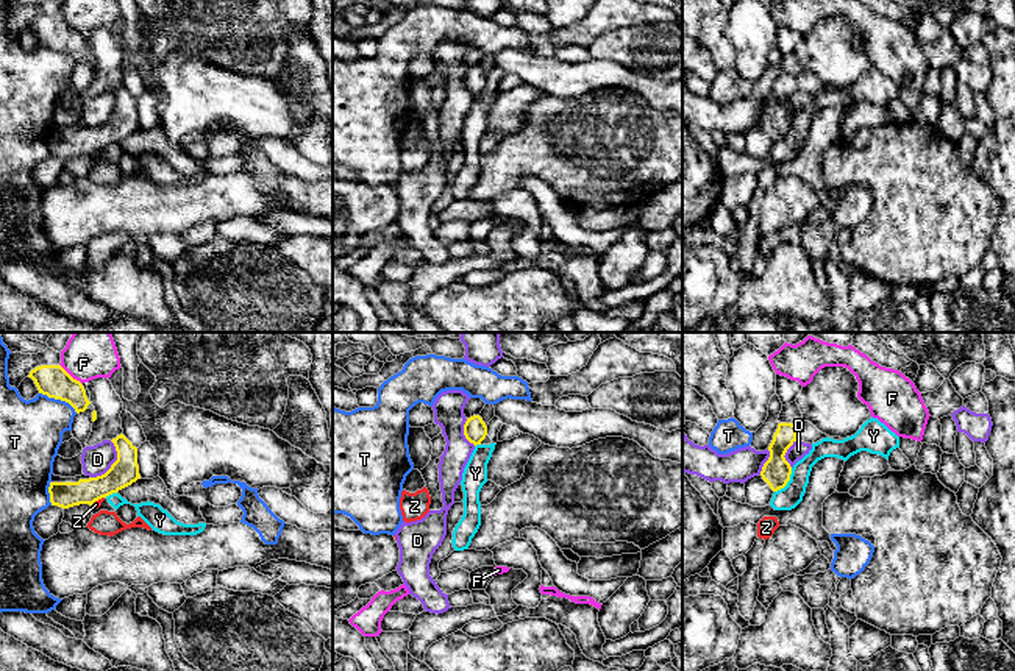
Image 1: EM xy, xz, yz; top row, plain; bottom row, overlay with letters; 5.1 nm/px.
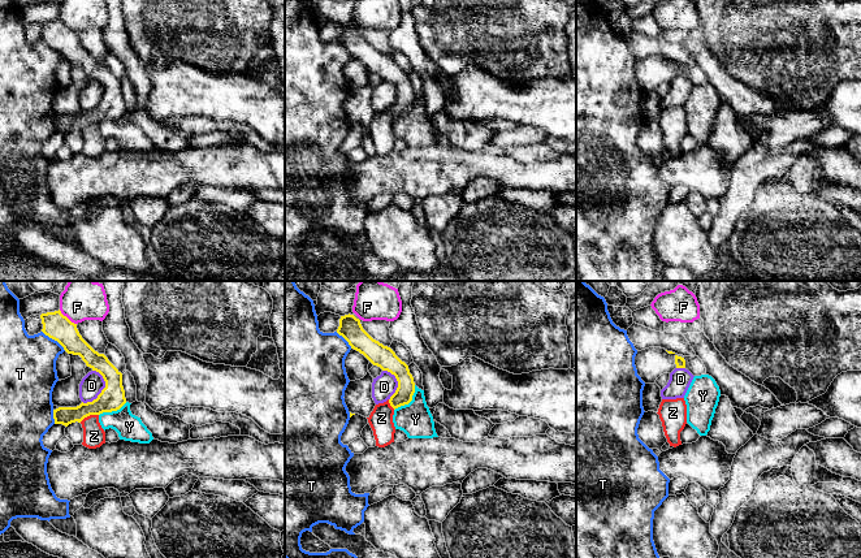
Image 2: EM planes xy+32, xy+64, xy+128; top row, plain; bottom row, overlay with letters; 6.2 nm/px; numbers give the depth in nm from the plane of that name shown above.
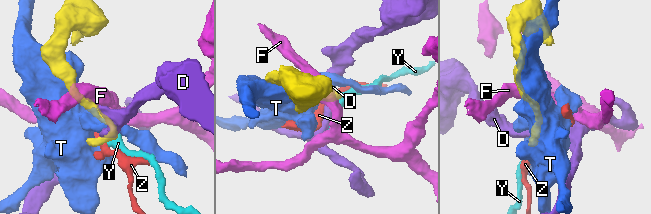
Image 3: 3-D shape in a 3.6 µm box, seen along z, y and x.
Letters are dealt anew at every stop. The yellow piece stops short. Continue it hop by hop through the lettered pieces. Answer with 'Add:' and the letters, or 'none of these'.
Add: none of these

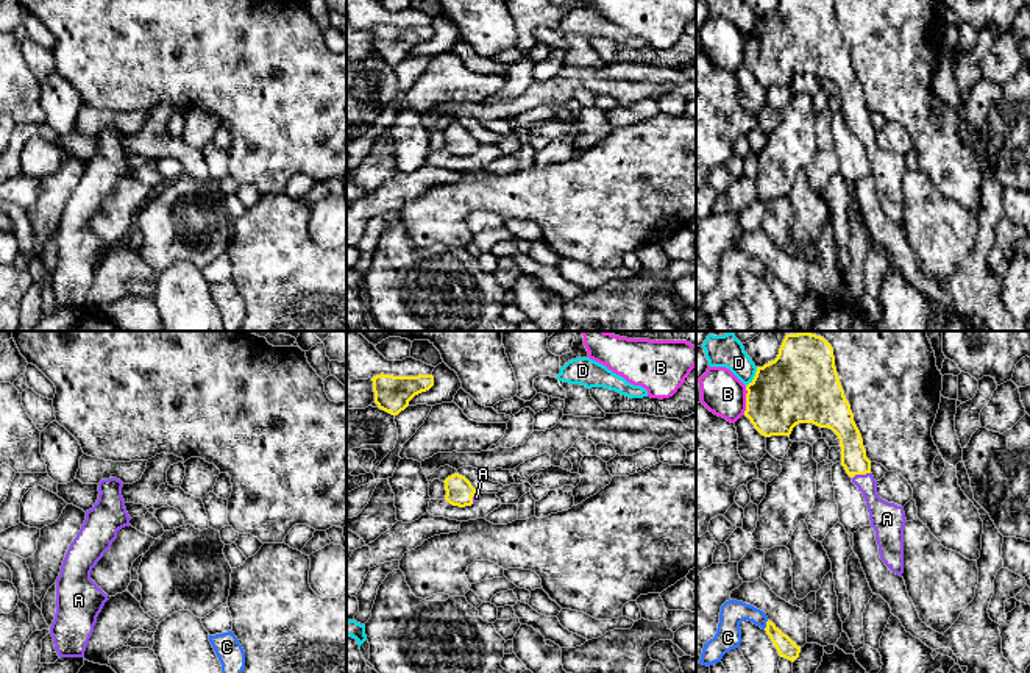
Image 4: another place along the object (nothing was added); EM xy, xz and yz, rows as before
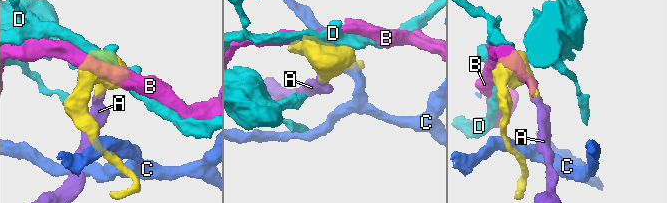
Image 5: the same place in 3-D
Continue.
Add: A

